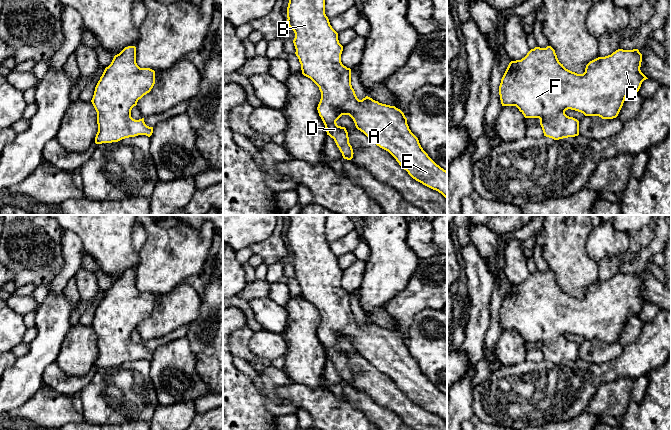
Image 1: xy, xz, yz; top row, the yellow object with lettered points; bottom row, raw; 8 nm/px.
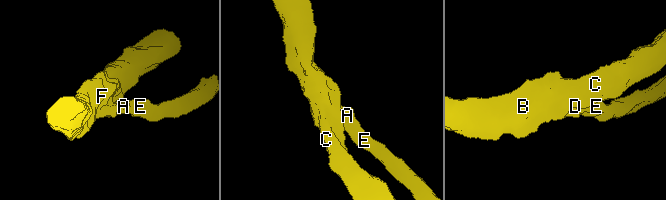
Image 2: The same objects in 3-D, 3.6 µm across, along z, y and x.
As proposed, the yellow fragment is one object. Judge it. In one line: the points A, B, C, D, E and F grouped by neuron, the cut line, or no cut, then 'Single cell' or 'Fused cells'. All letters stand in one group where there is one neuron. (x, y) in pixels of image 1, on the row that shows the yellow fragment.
Groups: A B C D E F. No split. Single cell

